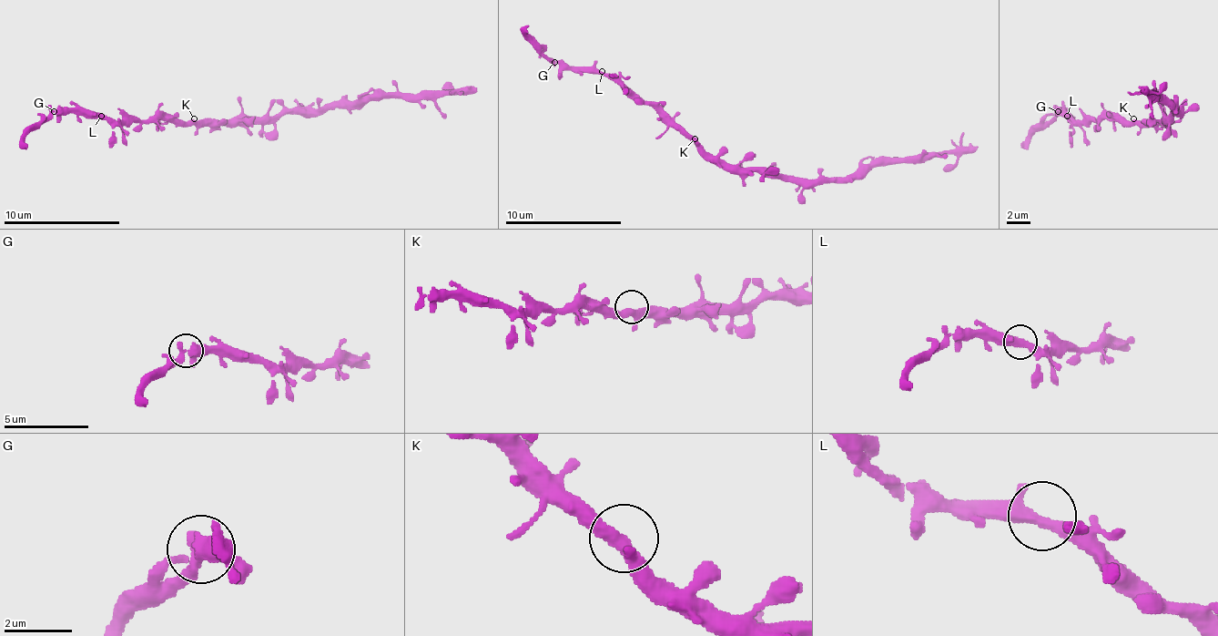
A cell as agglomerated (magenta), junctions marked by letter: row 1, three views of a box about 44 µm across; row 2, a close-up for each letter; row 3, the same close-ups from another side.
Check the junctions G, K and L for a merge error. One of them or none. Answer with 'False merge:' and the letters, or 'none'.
False merge: none

